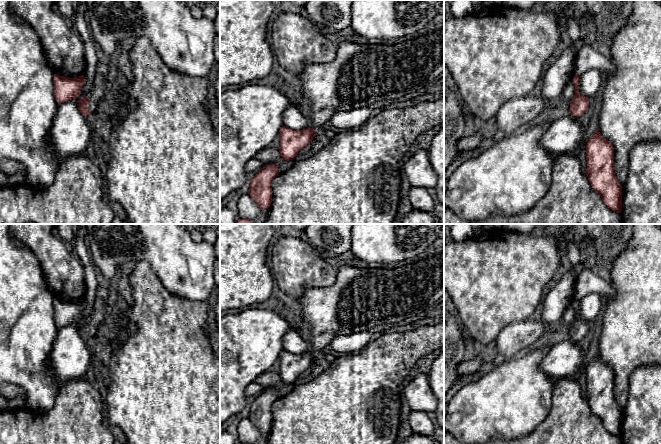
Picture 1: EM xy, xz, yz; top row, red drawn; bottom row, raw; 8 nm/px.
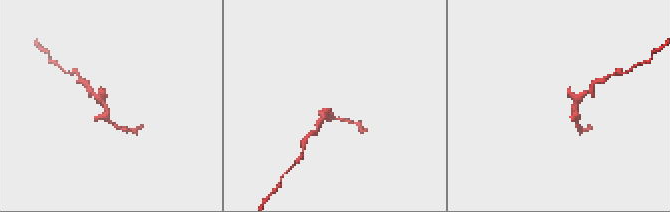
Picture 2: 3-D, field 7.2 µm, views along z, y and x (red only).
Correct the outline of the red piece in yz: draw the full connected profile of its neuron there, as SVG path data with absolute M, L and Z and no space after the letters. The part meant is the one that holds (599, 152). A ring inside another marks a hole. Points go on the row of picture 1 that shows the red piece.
M598 129L586 143L586 160L585 173L592 188L609 209L621 213L623 187L614 172L614 147L602 137Z

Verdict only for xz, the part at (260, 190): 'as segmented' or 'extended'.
as segmented

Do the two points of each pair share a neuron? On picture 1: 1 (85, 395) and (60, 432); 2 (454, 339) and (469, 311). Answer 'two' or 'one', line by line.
1: one
2: two

